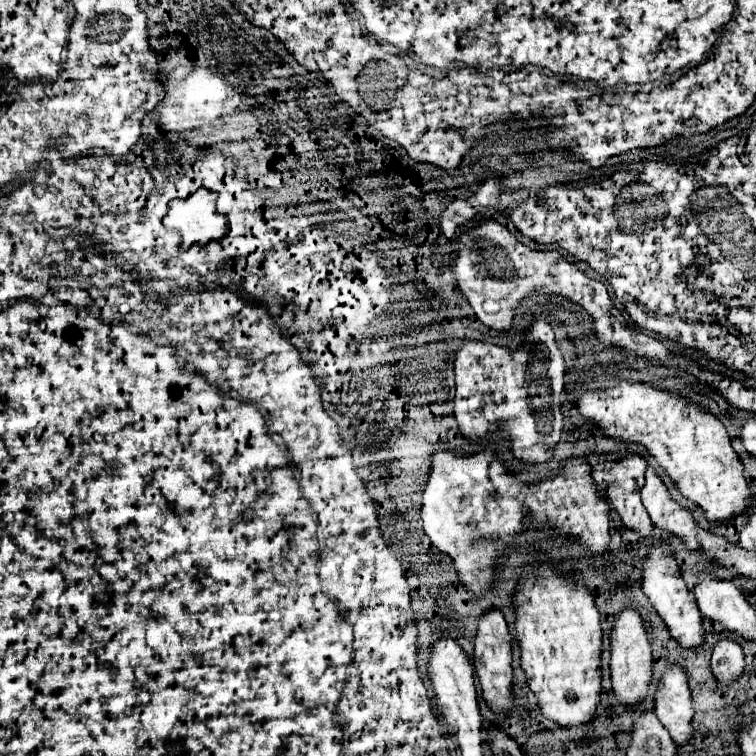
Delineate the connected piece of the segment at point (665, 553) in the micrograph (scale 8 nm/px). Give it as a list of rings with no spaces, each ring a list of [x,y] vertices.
[[[660,543],[658,547],[652,549],[650,557],[644,561],[644,579],[642,579],[642,591],[648,595],[648,599],[652,601],[652,605],[656,607],[658,615],[664,619],[664,623],[670,629],[670,635],[674,637],[674,641],[680,643],[680,647],[692,649],[692,647],[700,647],[706,641],[706,631],[702,625],[702,613],[696,605],[696,597],[692,597],[692,591],[686,587],[676,559],[670,553],[670,545],[668,543]]]

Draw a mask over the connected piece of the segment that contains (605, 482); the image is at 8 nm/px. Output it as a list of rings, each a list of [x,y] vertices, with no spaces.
[[[628,455],[622,461],[600,461],[598,467],[594,467],[592,477],[596,477],[598,489],[604,495],[604,499],[608,499],[608,503],[618,511],[622,523],[626,529],[640,533],[644,539],[652,537],[652,521],[648,517],[648,511],[644,509],[642,501],[640,501],[640,489],[644,487],[644,469],[646,469],[646,461],[640,455]]]

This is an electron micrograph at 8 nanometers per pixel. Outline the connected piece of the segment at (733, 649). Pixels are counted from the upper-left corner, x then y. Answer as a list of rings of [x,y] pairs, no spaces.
[[[722,639],[712,653],[712,673],[720,687],[730,687],[744,673],[744,653],[736,641]]]

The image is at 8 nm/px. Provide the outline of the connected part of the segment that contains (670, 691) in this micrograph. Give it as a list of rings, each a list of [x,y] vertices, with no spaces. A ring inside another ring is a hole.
[[[680,667],[668,669],[668,673],[662,677],[656,689],[654,713],[678,747],[686,745],[694,737],[694,729],[690,727],[694,717],[692,697],[686,675]]]

